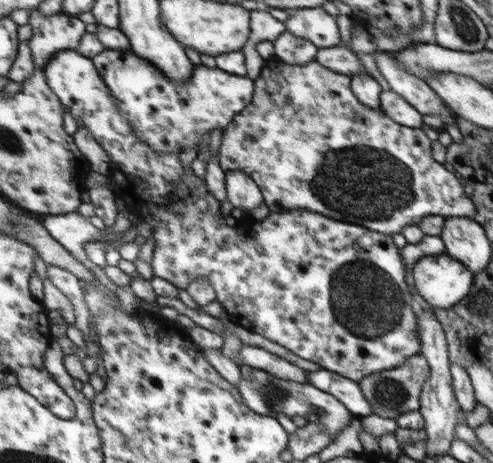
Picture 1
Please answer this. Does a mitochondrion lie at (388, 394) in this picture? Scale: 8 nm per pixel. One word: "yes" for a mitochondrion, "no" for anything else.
yes

